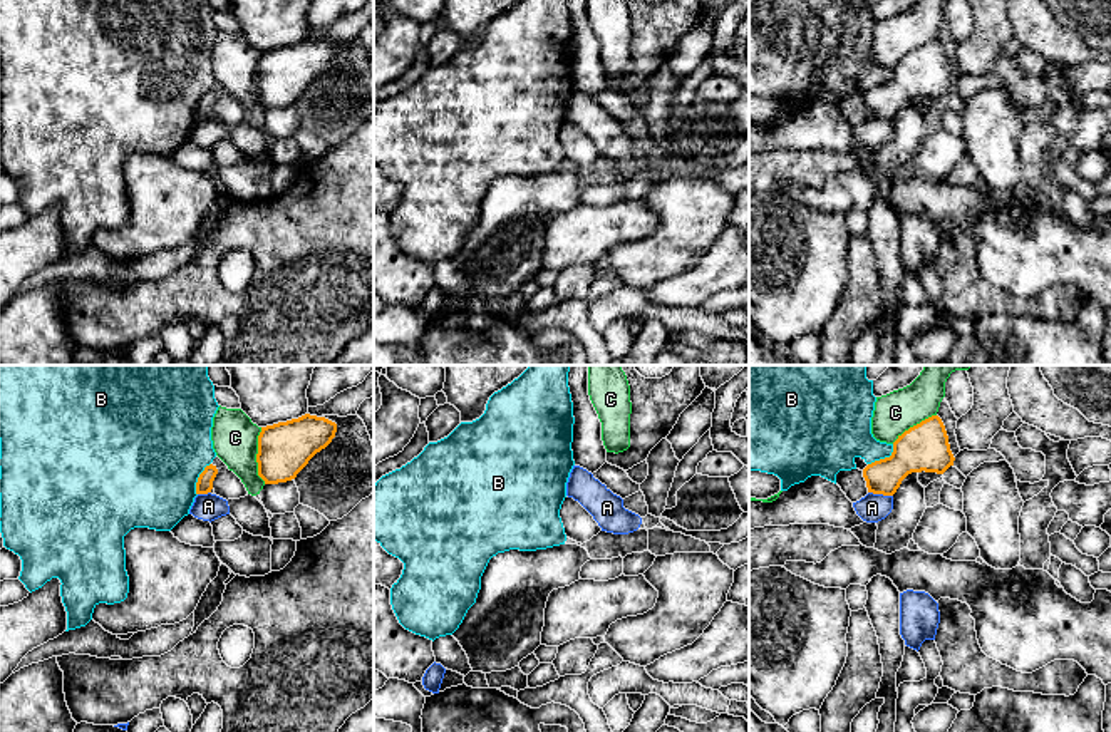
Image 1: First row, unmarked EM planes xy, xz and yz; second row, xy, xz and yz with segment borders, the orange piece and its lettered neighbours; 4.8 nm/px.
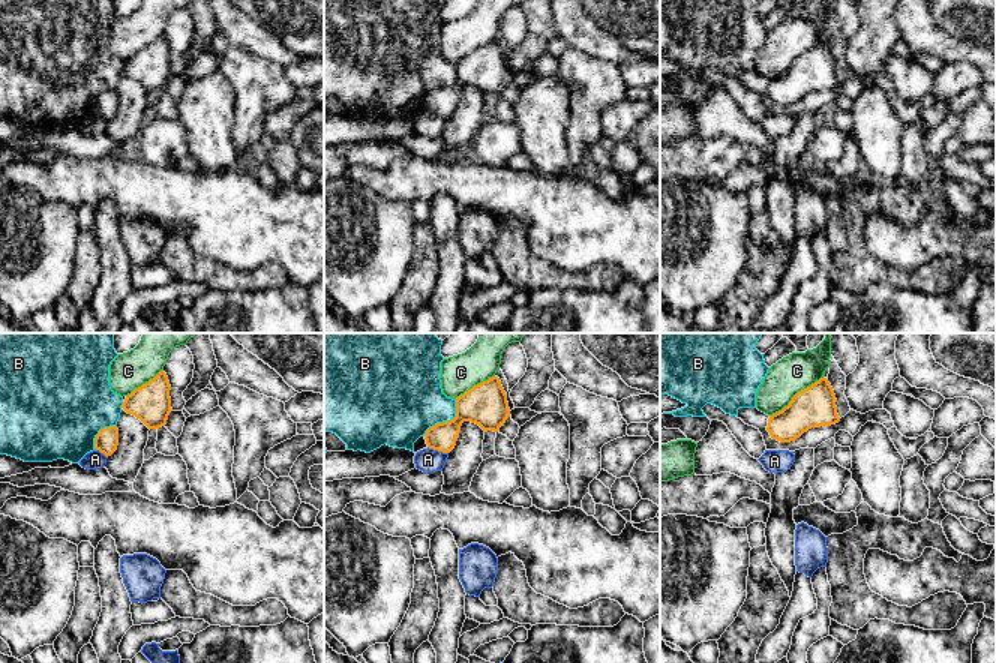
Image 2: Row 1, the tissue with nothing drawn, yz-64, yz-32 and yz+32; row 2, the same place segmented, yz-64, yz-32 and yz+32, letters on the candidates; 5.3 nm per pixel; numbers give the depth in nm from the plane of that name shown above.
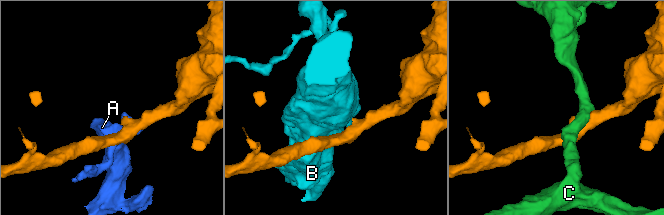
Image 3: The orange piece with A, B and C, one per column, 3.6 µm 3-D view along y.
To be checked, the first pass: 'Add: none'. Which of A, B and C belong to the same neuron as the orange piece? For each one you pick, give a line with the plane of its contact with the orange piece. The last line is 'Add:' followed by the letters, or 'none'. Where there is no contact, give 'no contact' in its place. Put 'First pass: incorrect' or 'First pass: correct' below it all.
Add: none
First pass: correct

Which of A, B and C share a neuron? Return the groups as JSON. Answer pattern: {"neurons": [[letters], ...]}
{"neurons": [["A"], ["B"], ["C"]]}

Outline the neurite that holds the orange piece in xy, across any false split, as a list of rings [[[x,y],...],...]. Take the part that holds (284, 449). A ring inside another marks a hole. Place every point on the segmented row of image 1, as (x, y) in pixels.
[[[305,414],[298,419],[261,427],[258,436],[258,476],[265,484],[287,482],[335,437],[337,424]]]

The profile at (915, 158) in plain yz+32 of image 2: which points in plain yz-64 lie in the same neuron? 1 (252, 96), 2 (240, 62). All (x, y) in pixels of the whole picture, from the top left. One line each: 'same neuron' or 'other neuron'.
1: same neuron
2: same neuron

